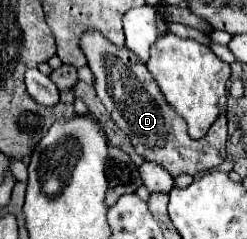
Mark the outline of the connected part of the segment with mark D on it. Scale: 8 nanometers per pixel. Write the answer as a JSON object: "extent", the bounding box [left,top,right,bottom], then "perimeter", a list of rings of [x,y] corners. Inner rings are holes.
{"extent":[81,31,227,177],"perimeter":[[[85,31],[81,37],[81,51],[87,57],[87,65],[95,75],[97,97],[111,113],[111,119],[119,129],[123,129],[135,151],[147,161],[159,163],[169,171],[169,175],[177,177],[181,173],[197,175],[207,169],[215,169],[225,161],[225,143],[227,143],[227,121],[217,119],[209,133],[197,141],[187,135],[187,127],[183,119],[167,105],[157,83],[153,81],[149,69],[141,59],[129,51],[127,47],[117,47],[105,39],[99,31]]]}

